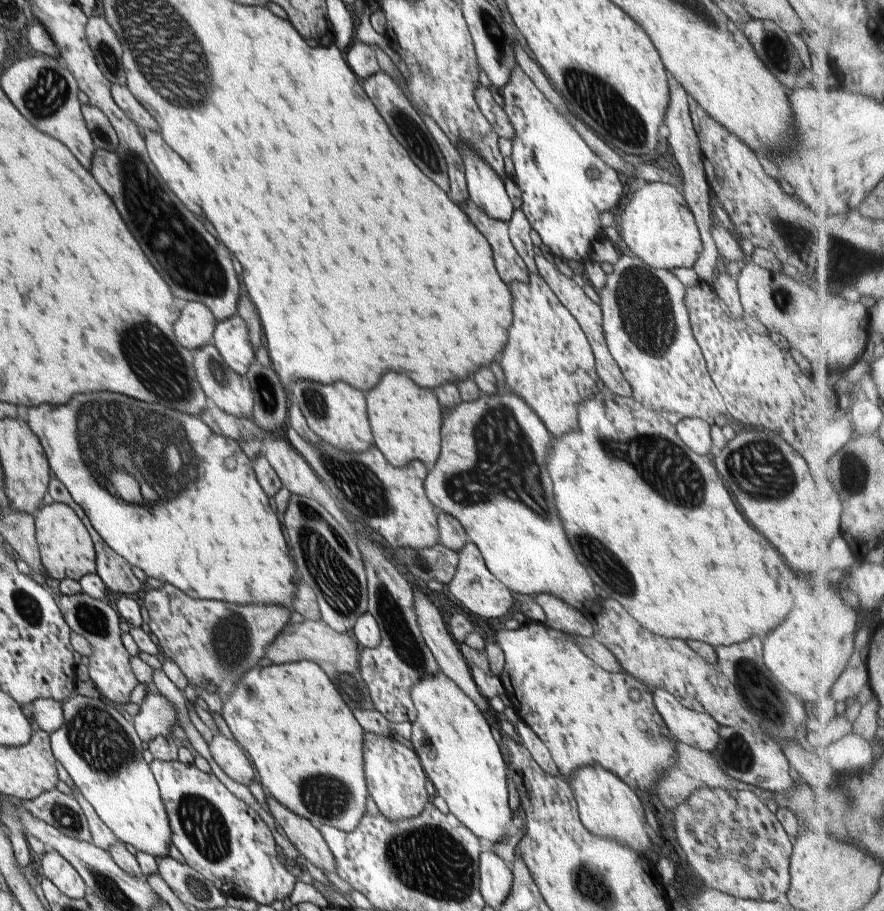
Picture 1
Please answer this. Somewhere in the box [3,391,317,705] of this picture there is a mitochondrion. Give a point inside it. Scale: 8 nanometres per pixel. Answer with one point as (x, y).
(123, 430)

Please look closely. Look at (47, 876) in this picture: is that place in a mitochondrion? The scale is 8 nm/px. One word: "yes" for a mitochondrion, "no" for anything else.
no

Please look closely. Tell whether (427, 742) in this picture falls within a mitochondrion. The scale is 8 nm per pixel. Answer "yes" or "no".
no

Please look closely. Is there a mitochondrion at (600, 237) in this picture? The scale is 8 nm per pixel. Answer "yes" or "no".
no

